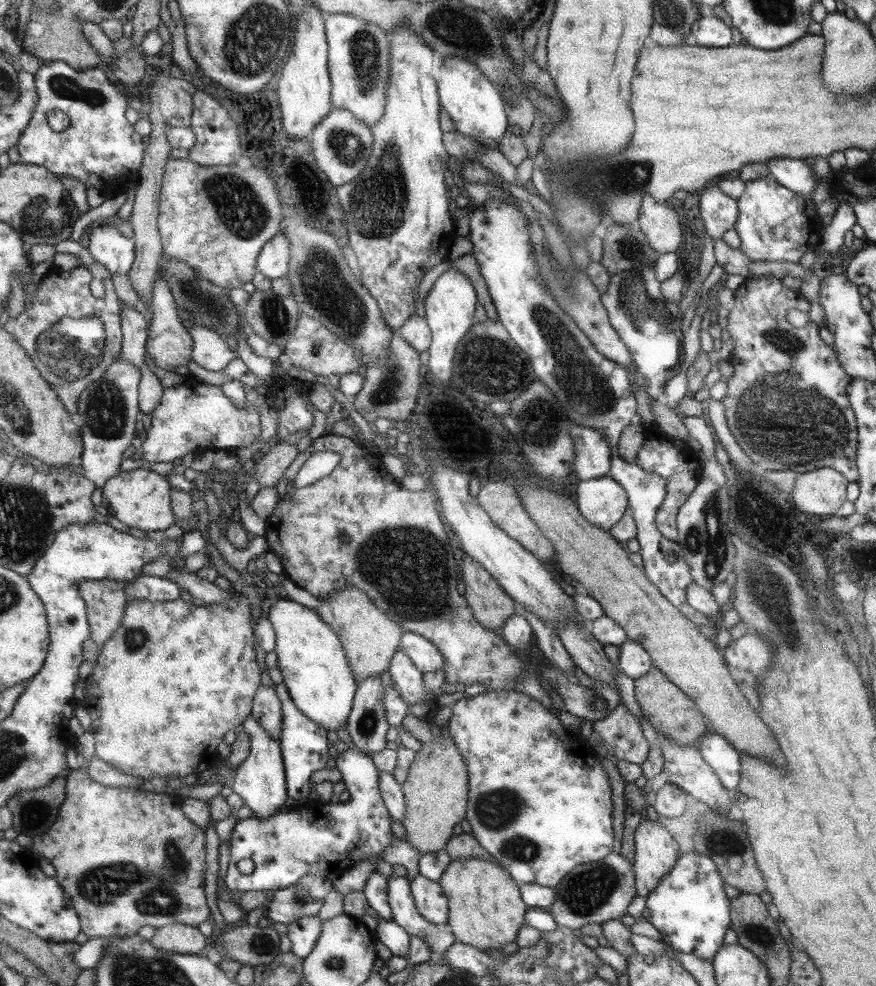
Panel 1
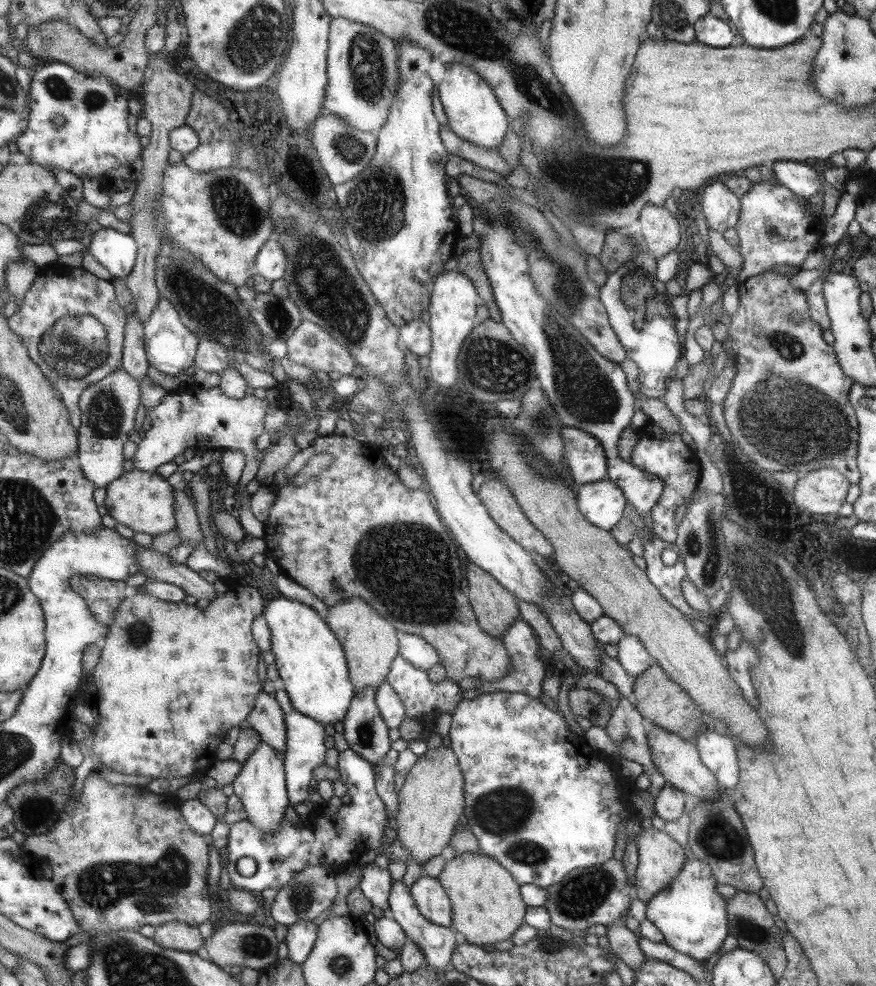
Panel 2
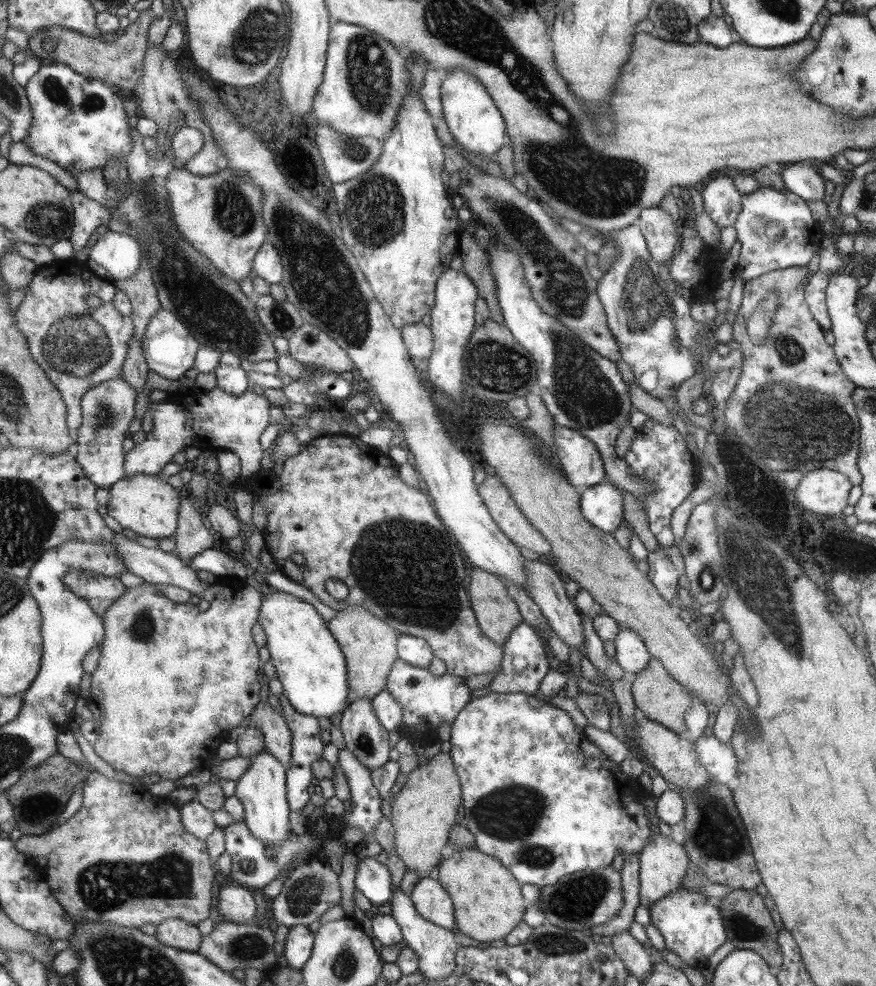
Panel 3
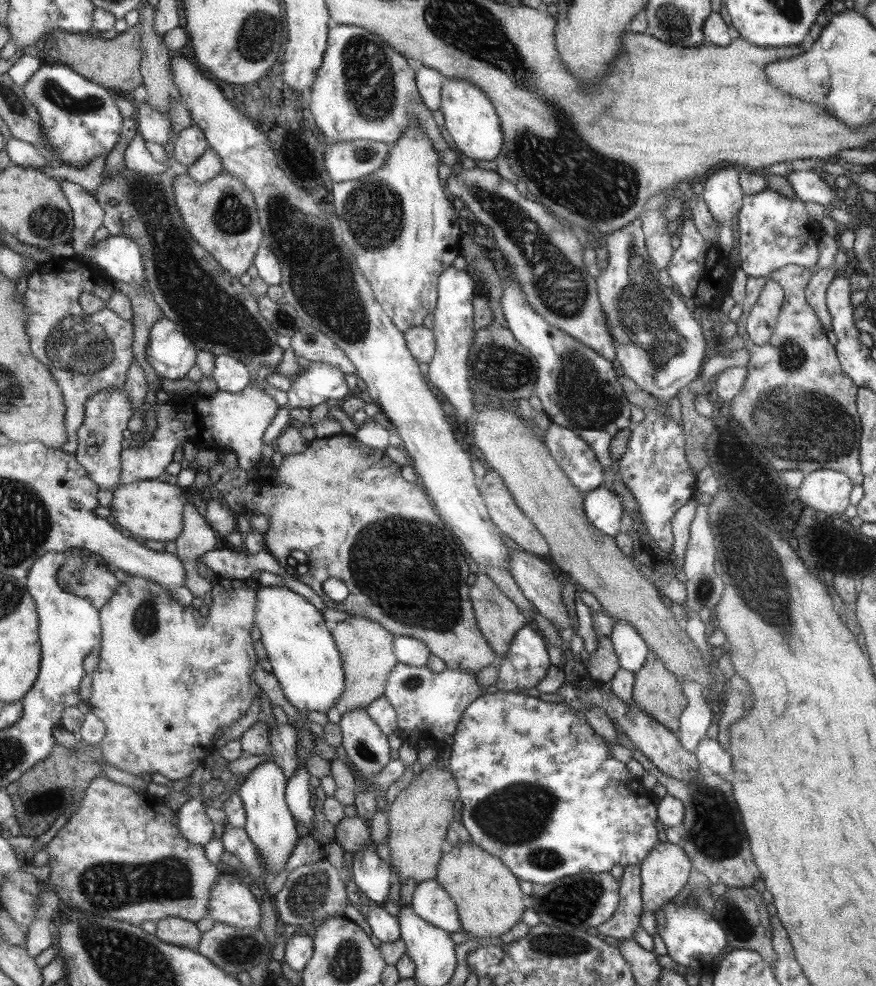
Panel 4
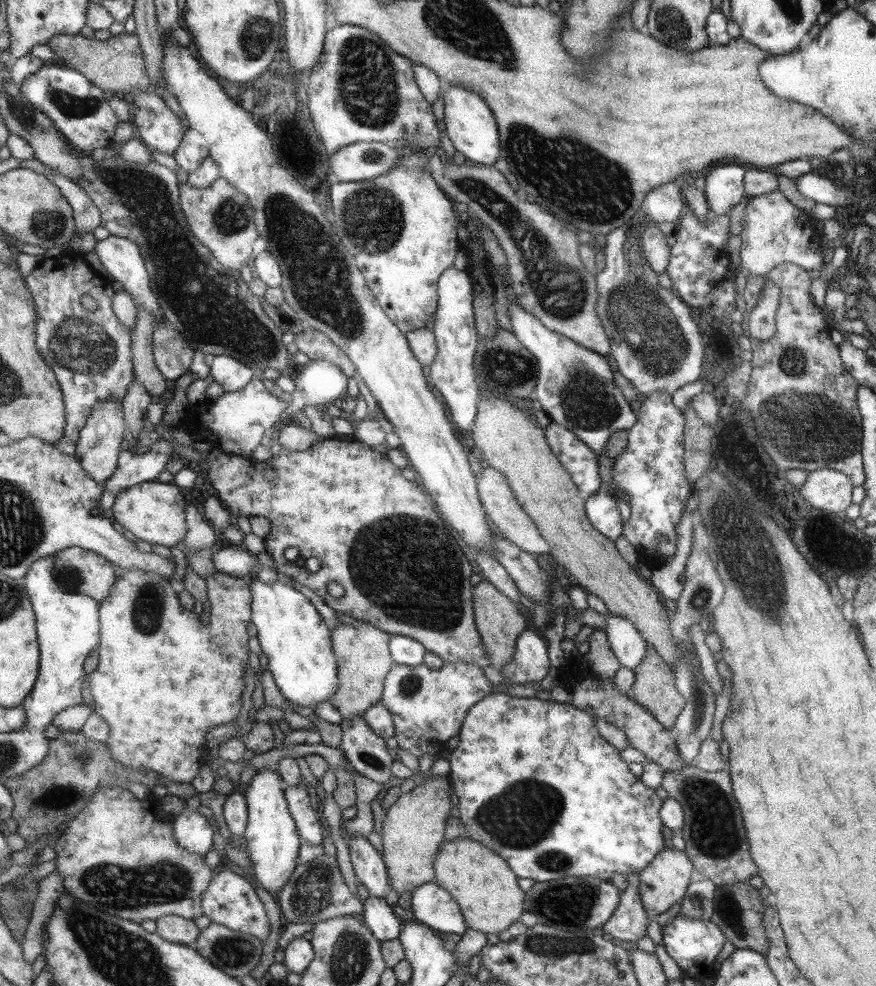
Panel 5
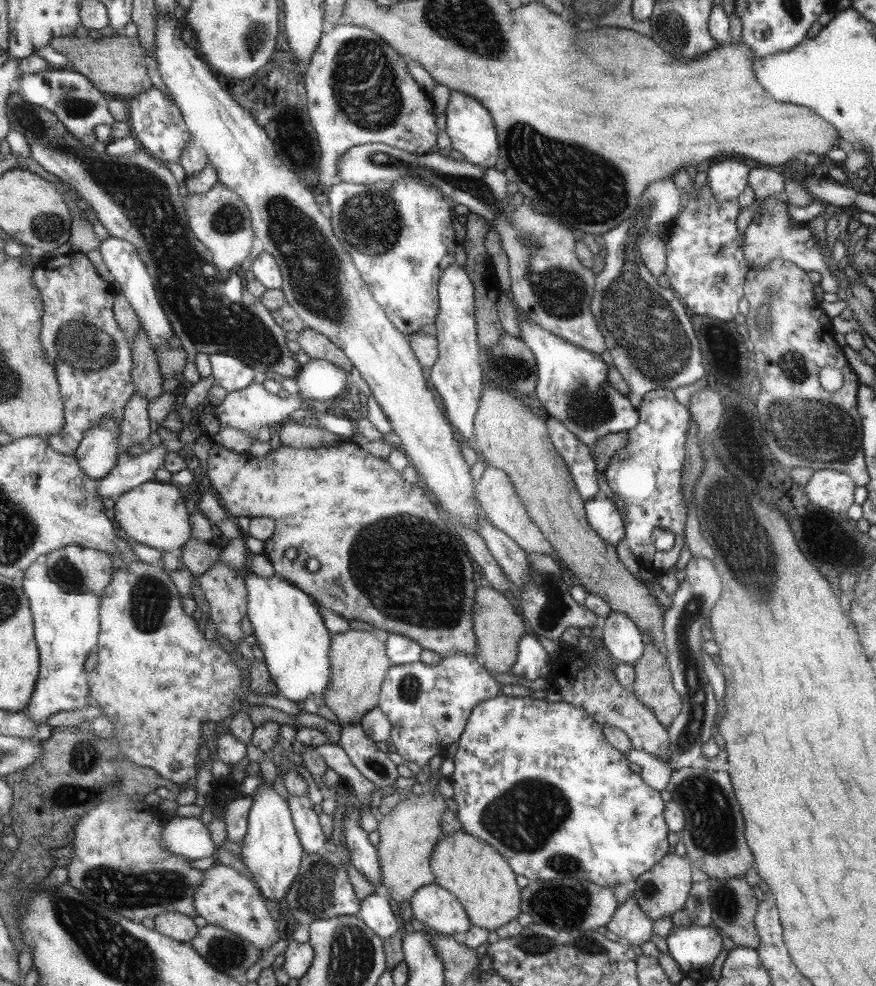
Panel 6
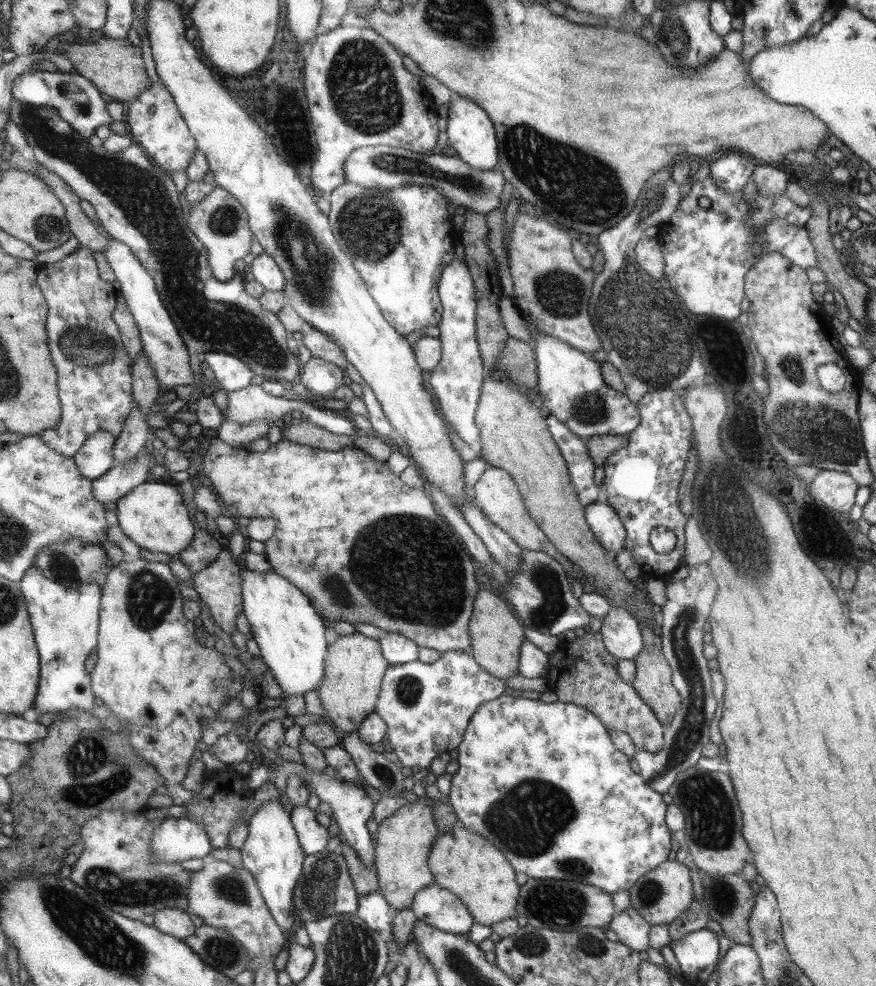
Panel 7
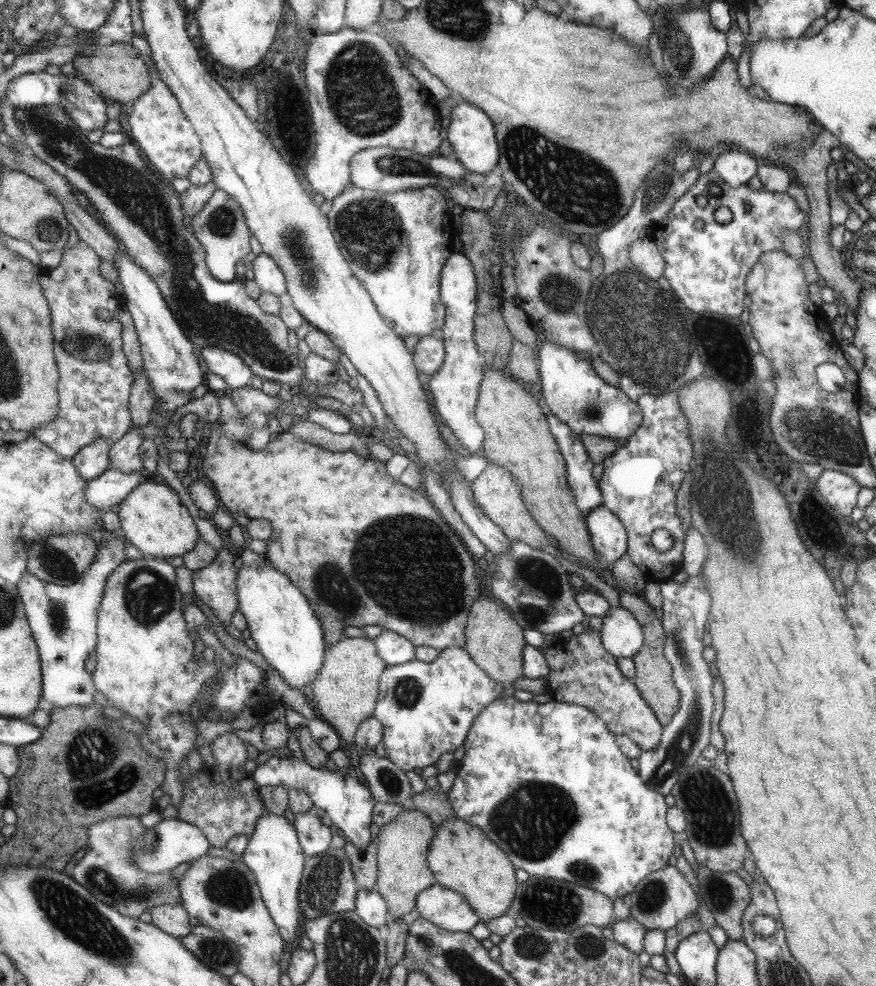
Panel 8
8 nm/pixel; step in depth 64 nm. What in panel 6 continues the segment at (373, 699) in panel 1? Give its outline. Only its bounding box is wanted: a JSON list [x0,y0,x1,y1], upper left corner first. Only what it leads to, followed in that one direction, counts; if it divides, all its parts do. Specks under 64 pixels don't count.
[341,724,397,789]

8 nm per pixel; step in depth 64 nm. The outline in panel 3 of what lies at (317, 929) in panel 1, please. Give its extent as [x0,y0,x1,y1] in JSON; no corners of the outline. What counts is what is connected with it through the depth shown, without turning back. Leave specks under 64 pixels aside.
[283,925,314,968]

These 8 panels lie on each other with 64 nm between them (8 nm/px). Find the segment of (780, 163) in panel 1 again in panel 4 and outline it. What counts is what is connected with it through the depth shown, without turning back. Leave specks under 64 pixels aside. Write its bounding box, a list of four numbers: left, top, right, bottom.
[785,167,836,207]

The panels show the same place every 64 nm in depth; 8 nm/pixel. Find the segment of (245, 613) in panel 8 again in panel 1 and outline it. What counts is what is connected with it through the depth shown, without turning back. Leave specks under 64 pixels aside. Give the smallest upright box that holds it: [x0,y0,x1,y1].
[268,597,358,731]

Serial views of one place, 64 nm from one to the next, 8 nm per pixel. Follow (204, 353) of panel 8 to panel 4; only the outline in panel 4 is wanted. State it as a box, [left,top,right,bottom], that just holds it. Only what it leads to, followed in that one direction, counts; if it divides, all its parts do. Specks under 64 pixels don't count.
[212,355,251,393]

